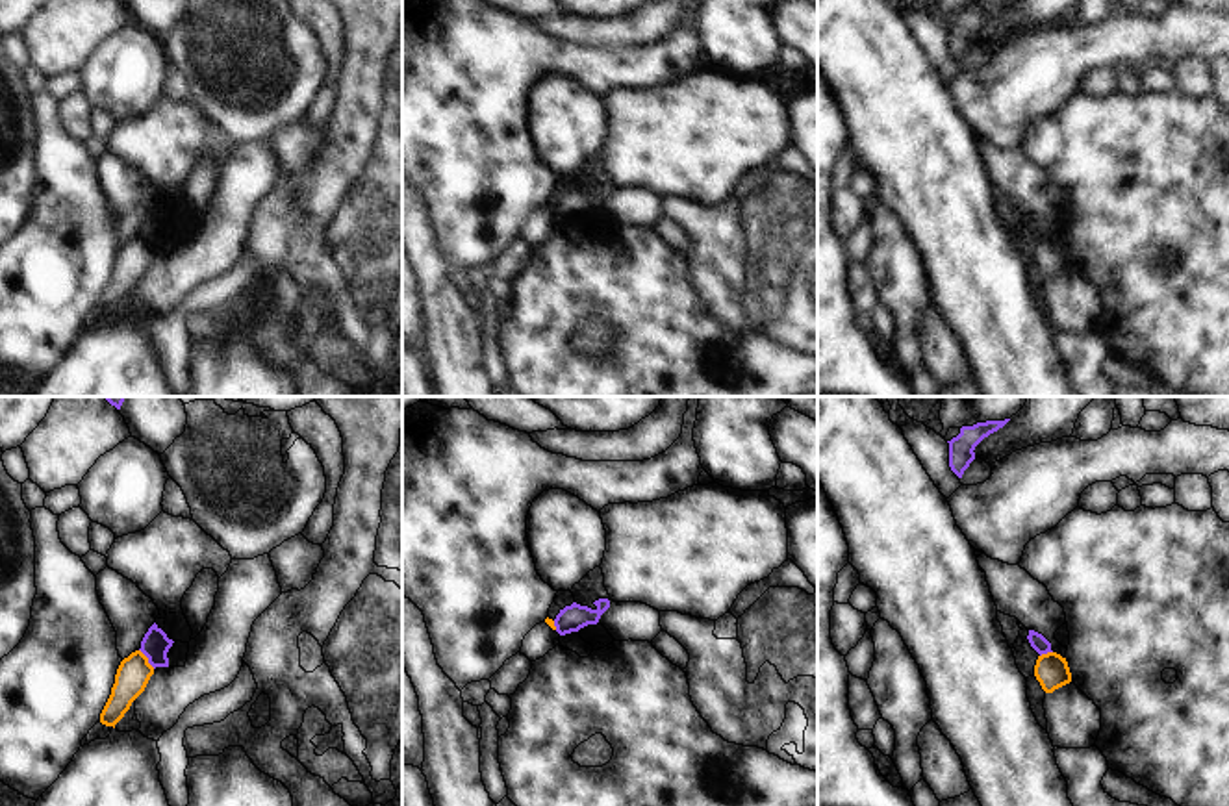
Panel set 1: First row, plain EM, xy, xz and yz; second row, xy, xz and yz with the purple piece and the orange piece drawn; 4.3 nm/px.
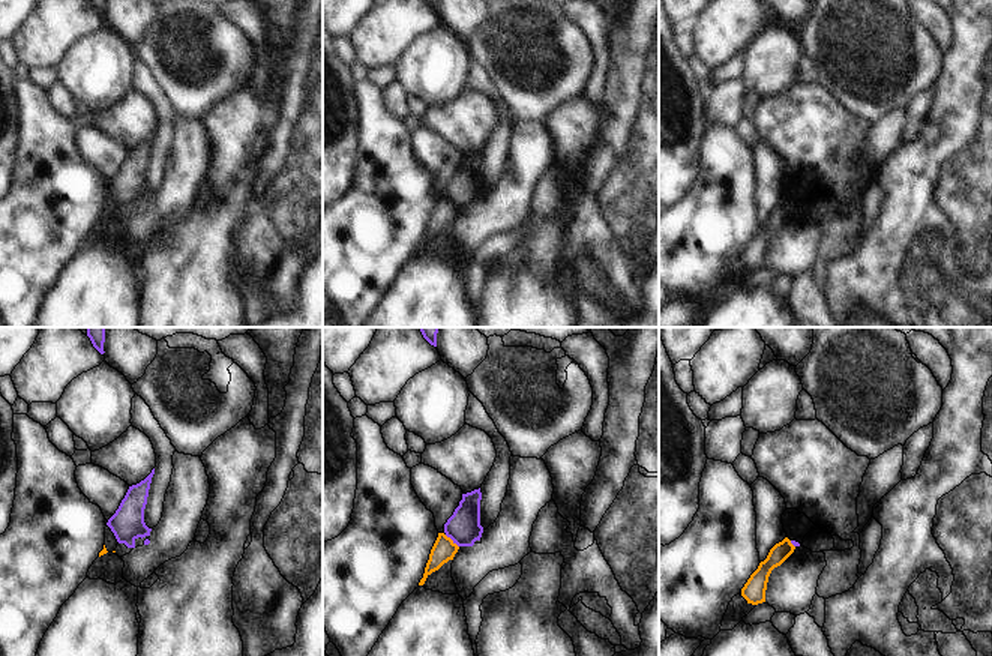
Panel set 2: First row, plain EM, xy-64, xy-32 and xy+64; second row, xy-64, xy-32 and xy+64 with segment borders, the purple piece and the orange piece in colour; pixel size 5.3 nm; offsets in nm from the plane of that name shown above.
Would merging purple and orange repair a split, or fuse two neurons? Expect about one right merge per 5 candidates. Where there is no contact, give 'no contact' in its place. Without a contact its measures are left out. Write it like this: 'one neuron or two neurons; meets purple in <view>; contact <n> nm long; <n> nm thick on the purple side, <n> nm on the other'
two neurons; meets purple in xy; contact 110 nm long; 120 nm thick on the purple side, 140 nm on the other

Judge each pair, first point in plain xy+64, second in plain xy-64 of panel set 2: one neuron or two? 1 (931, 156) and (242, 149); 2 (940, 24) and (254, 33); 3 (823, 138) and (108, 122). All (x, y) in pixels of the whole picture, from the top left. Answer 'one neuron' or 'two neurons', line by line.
1: two neurons
2: one neuron
3: one neuron

